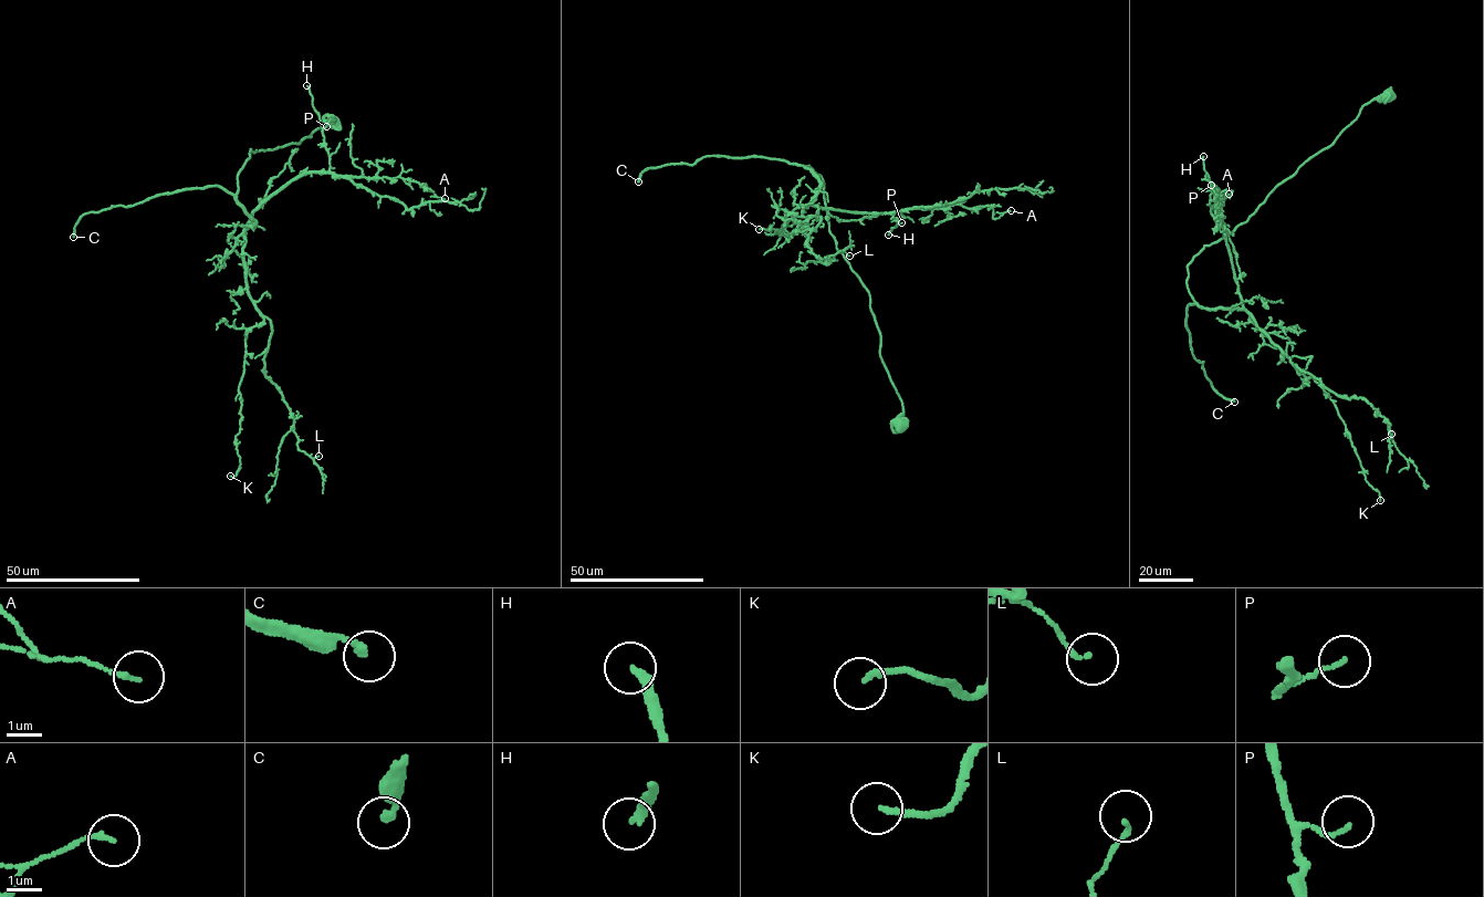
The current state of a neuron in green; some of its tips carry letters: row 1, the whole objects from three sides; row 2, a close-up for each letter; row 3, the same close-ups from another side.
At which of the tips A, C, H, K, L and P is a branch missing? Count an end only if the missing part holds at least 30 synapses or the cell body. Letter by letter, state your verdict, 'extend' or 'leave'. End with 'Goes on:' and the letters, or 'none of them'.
A: leave
C: extend
H: leave
K: leave
L: leave
P: leave
Goes on: C

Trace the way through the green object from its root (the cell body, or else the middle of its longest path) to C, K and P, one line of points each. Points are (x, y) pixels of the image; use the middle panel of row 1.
C: (901, 426), (869, 294), (828, 230), (819, 175), (775, 158), (714, 155), (650, 167), (638, 181)
K: (901, 426), (819, 175), (806, 166), (819, 189), (801, 215), (814, 216), (793, 235), (759, 229)
P: (901, 426), (869, 294), (828, 230), (823, 178), (806, 166), (819, 181), (812, 206), (897, 212), (901, 222)

